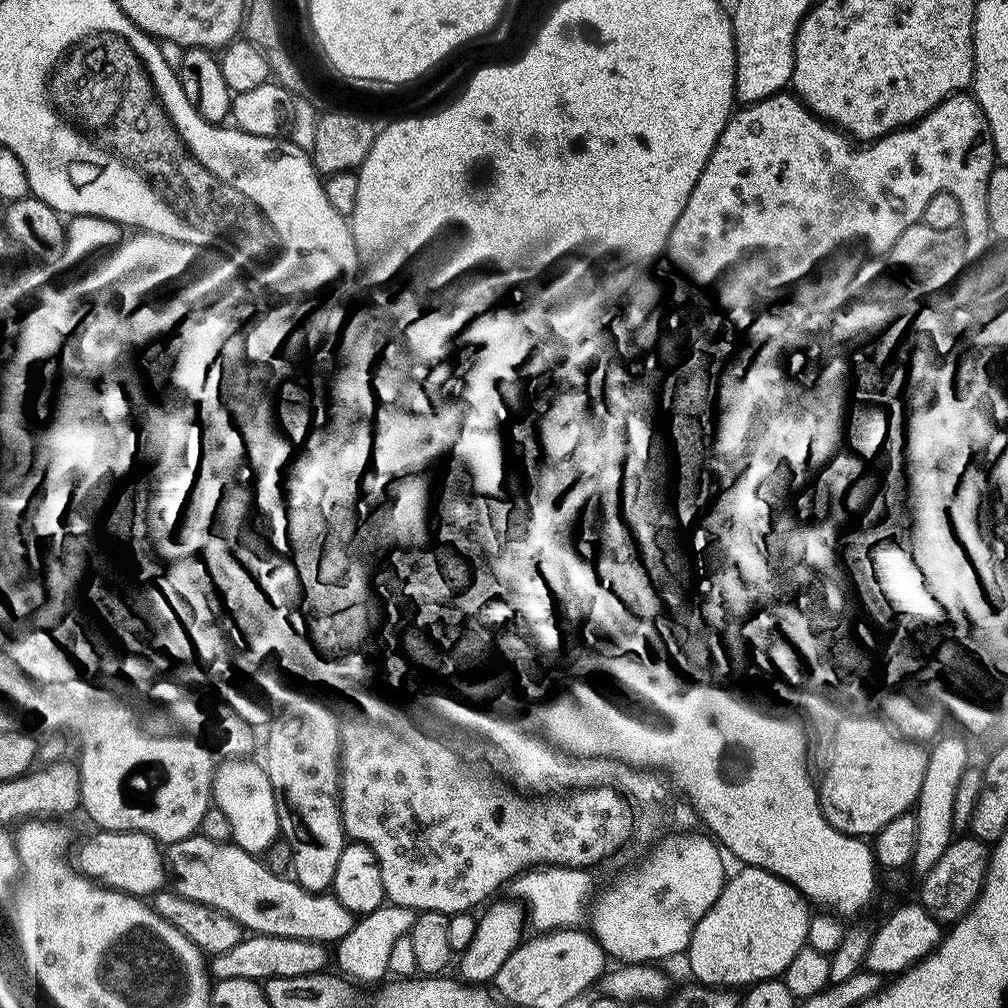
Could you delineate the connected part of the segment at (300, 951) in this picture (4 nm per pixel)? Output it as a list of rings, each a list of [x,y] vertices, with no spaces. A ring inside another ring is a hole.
[[[245,935],[238,946],[211,957],[210,975],[213,981],[226,978],[246,978],[263,982],[270,978],[298,978],[306,974],[325,971],[330,964],[330,952],[316,940],[278,938],[277,936]]]

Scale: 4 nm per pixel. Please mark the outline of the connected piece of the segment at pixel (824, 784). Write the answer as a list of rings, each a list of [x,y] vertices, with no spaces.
[[[848,714],[836,727],[834,739],[836,749],[832,752],[832,765],[828,768],[828,777],[819,781],[820,809],[840,832],[848,836],[861,838],[875,837],[876,833],[886,826],[886,822],[894,822],[894,818],[905,815],[915,805],[918,790],[922,790],[922,778],[926,778],[926,762],[928,753],[919,743],[903,738],[888,721],[872,714]]]

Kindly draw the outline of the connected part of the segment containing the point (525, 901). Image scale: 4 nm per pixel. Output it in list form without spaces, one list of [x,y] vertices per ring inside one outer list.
[[[533,868],[511,881],[511,895],[530,913],[531,927],[533,924],[537,933],[554,932],[558,928],[574,928],[583,925],[589,915],[590,901],[594,896],[592,874],[582,868]]]

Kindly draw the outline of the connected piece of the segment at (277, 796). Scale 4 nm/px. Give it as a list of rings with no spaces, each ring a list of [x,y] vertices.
[[[300,694],[295,698],[289,699],[284,707],[277,712],[272,723],[267,725],[268,741],[263,741],[262,752],[264,748],[264,760],[262,759],[262,767],[264,773],[270,778],[270,786],[274,790],[274,802],[278,806],[278,822],[280,823],[280,835],[283,843],[288,843],[288,848],[292,851],[292,872],[296,883],[300,884],[308,892],[315,894],[324,894],[329,891],[334,882],[334,870],[338,866],[338,858],[342,858],[342,850],[346,843],[344,834],[344,823],[342,823],[342,814],[340,813],[340,717],[337,709],[332,709],[330,705],[323,704],[320,700],[315,700],[315,695]]]

